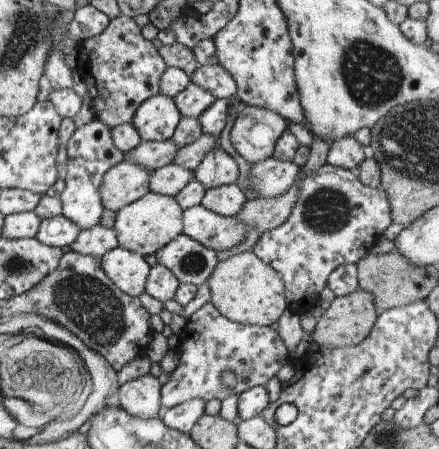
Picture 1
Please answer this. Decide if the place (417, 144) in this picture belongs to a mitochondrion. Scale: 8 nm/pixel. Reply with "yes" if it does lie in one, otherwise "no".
yes

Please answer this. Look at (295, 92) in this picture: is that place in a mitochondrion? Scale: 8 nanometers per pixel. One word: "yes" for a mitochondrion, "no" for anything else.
no

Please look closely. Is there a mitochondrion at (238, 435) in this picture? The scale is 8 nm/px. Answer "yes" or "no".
no

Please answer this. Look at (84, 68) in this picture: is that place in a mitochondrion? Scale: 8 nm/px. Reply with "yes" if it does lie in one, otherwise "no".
no

